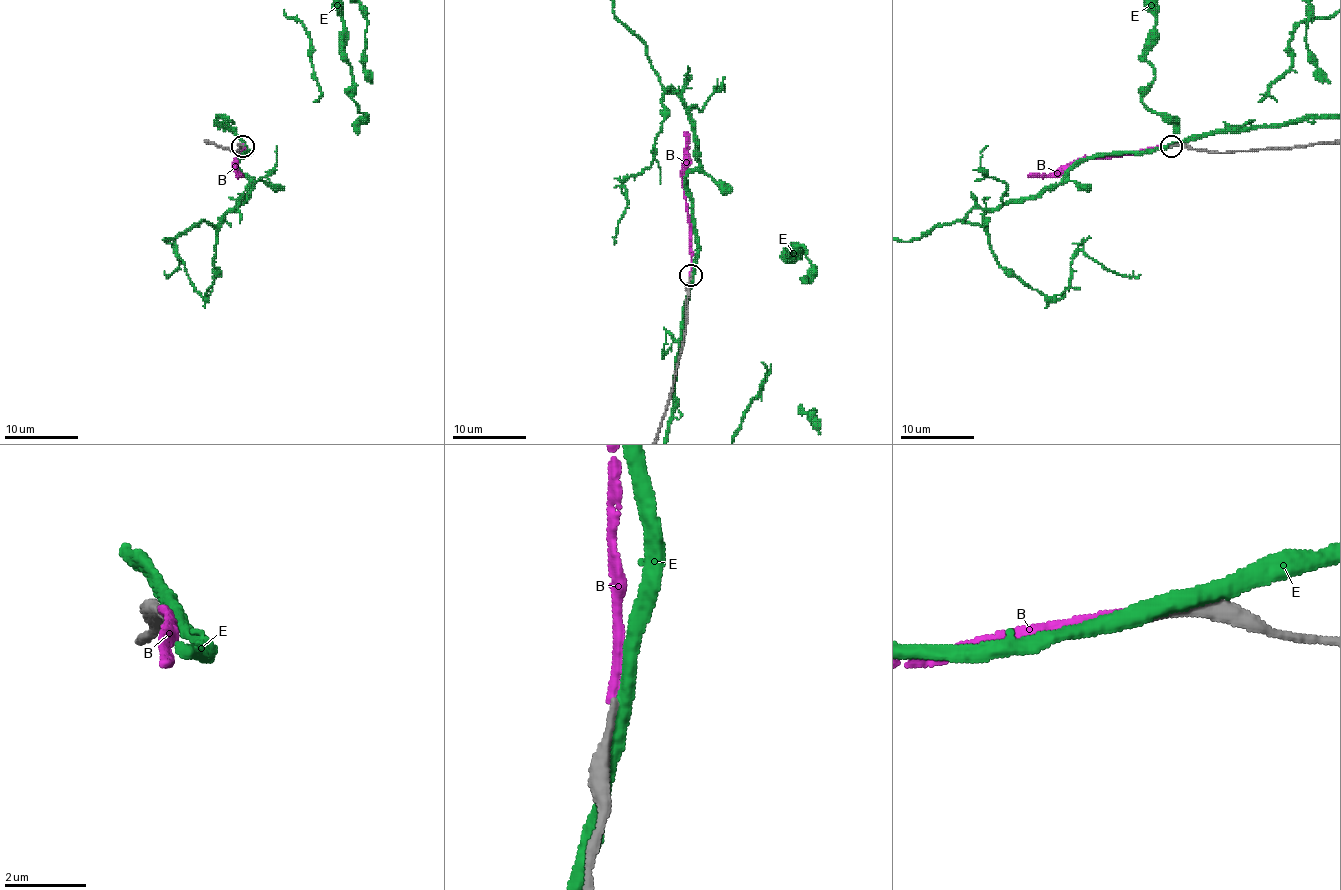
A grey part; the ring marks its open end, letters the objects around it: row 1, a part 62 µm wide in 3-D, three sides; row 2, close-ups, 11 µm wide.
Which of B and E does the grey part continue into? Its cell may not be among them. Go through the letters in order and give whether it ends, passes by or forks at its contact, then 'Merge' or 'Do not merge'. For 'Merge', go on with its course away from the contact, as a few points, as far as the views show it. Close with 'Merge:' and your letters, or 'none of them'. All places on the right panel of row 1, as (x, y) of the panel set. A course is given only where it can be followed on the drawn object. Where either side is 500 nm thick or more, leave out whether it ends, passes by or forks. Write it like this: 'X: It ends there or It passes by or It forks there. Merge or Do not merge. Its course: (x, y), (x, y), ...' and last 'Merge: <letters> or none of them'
B: It ends there. Do not merge
E: It passes by. Do not merge
Merge: none of them

